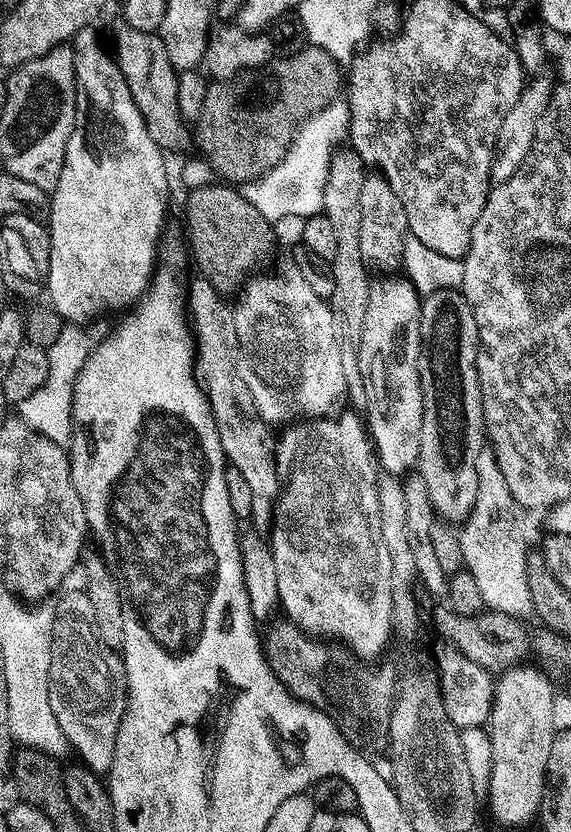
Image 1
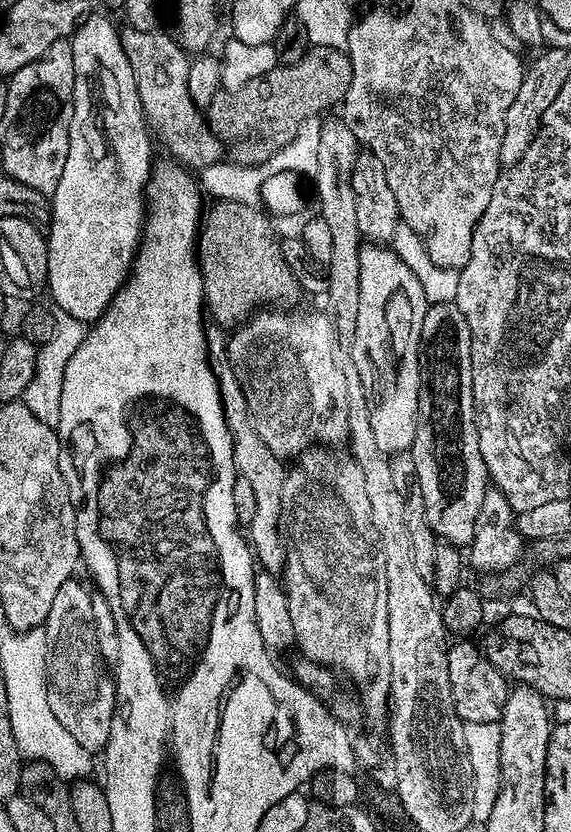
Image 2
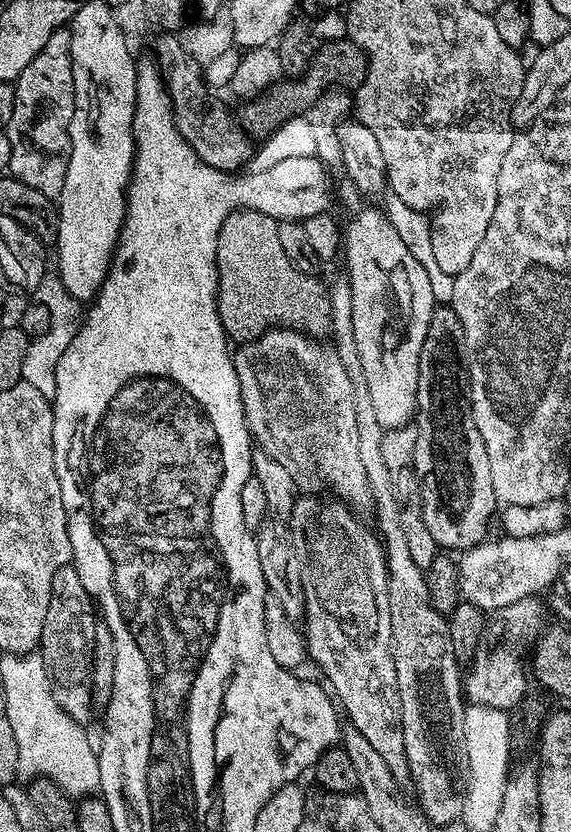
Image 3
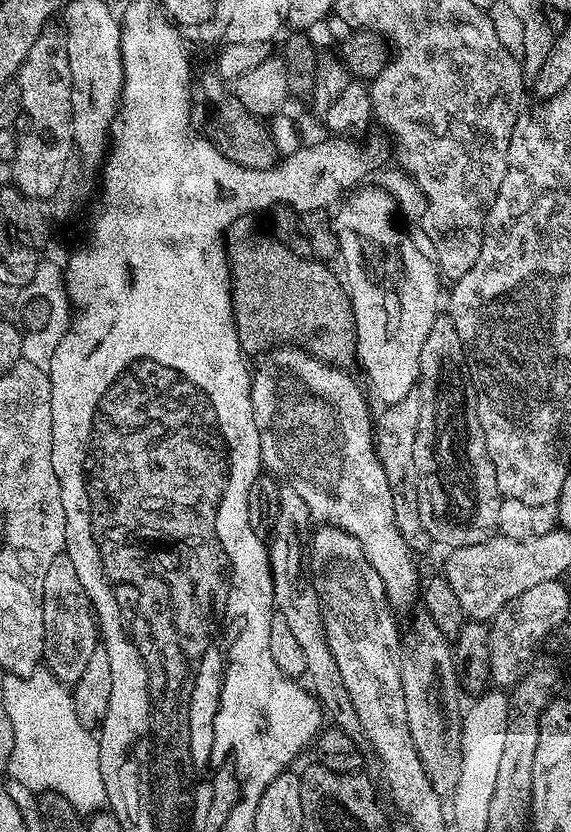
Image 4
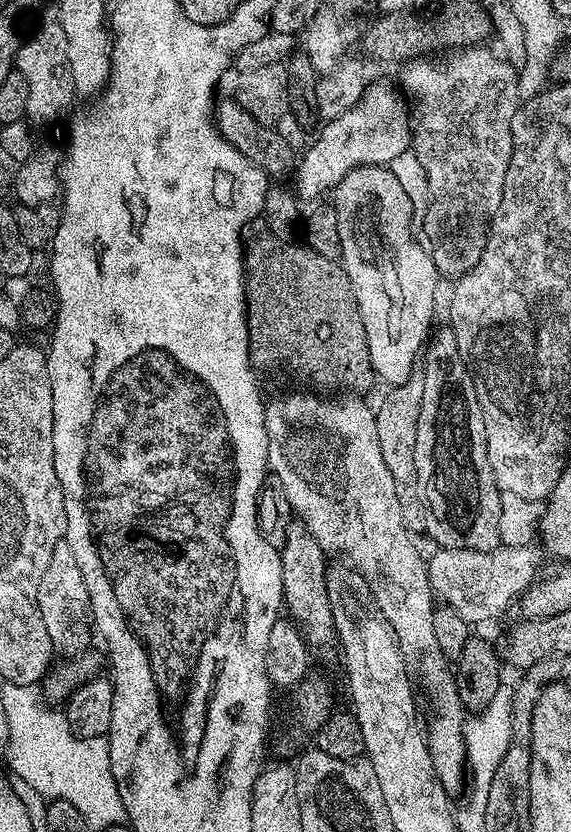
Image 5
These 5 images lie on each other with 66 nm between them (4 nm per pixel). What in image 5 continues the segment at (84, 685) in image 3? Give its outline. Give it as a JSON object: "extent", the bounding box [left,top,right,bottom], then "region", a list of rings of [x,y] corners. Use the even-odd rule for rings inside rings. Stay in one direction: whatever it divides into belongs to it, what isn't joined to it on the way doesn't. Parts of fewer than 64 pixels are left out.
{"extent":[38,539,94,658],"region":[[[62,539],[54,546],[54,554],[50,554],[50,566],[46,566],[46,574],[42,574],[42,582],[38,586],[38,610],[42,614],[42,622],[46,622],[46,634],[50,634],[53,653],[80,658],[88,648],[92,636],[94,640],[94,624],[90,619],[86,578],[82,578],[82,569],[74,558],[74,550],[70,550],[68,541]]]}

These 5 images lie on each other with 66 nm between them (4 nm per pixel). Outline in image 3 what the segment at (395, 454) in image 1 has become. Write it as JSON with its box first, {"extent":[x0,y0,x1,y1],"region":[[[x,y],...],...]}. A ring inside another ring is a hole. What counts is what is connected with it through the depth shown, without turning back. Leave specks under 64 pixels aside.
{"extent":[342,208,438,430],"region":[[[372,208],[358,213],[349,222],[348,229],[347,226],[343,229],[342,260],[348,263],[346,279],[353,292],[352,342],[356,345],[357,358],[362,362],[362,374],[366,374],[366,390],[370,390],[374,418],[385,430],[405,427],[416,415],[418,362],[432,310],[438,304],[431,294],[427,270],[408,252],[385,213],[375,212]]]}

